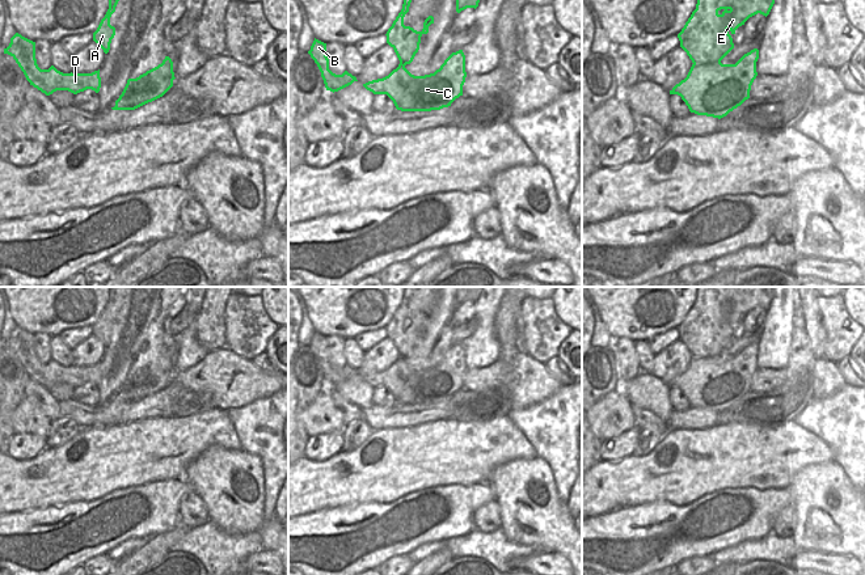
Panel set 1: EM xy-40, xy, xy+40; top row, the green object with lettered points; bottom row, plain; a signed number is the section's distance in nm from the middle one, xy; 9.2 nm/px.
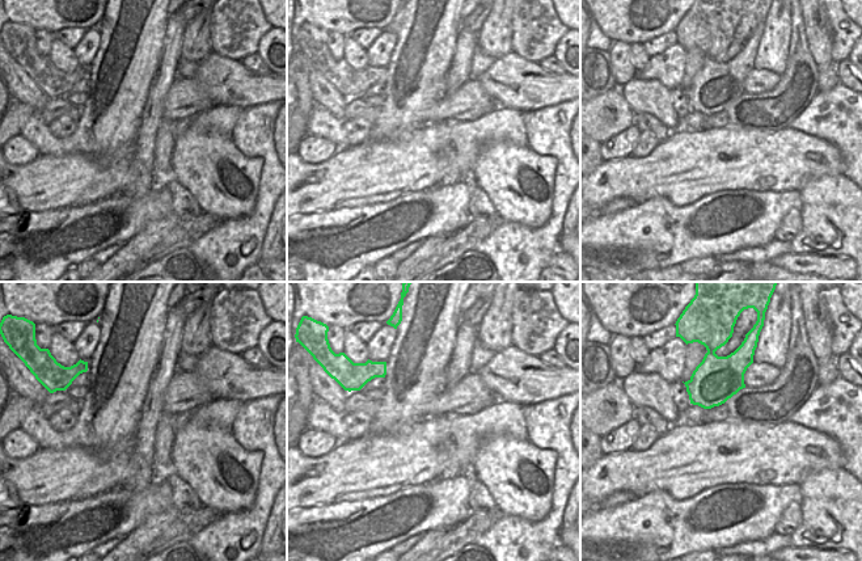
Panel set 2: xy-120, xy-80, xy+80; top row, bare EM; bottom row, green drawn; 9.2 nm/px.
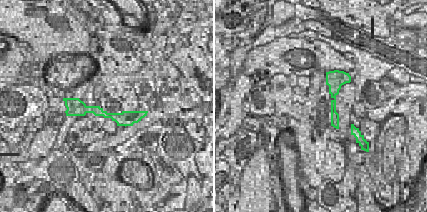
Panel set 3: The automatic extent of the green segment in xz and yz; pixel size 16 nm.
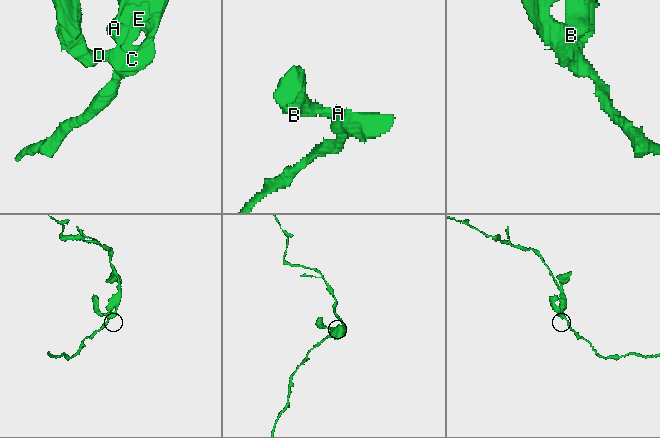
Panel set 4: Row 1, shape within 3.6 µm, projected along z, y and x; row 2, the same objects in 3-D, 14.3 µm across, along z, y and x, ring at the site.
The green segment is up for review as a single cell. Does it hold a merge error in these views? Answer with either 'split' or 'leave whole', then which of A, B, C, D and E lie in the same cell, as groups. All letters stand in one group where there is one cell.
leave whole; groups A B C D E

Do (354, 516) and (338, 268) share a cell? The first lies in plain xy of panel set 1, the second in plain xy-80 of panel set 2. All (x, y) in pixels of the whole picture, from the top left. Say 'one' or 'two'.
one

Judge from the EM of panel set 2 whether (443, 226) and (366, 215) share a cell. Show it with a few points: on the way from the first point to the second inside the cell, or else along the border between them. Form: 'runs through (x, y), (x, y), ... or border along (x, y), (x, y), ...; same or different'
runs through (423, 226), (393, 220), (385, 212); same

